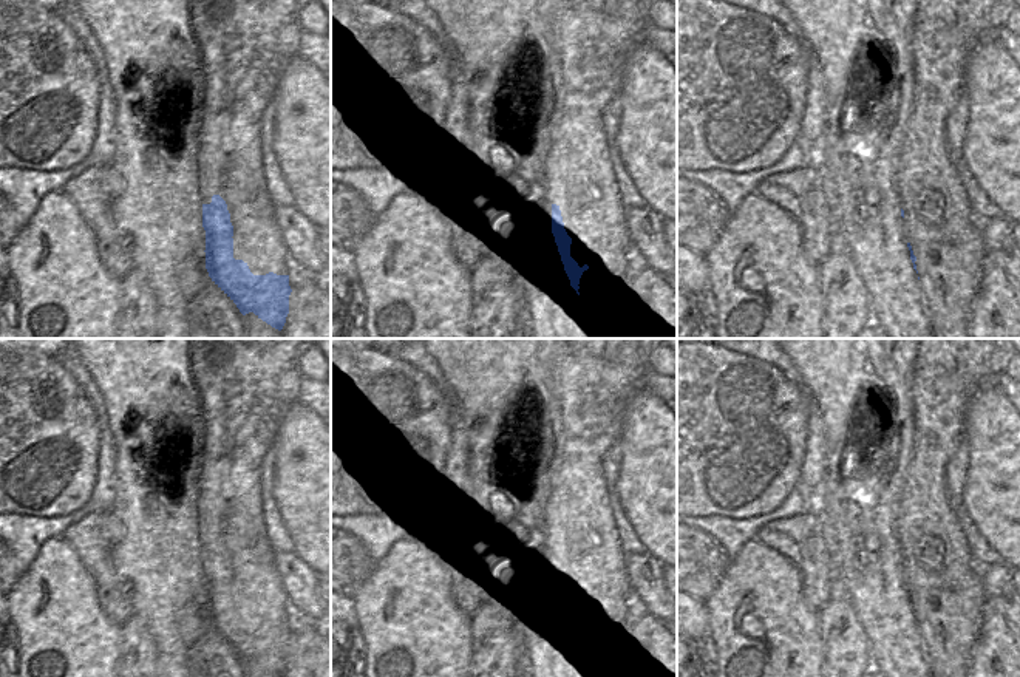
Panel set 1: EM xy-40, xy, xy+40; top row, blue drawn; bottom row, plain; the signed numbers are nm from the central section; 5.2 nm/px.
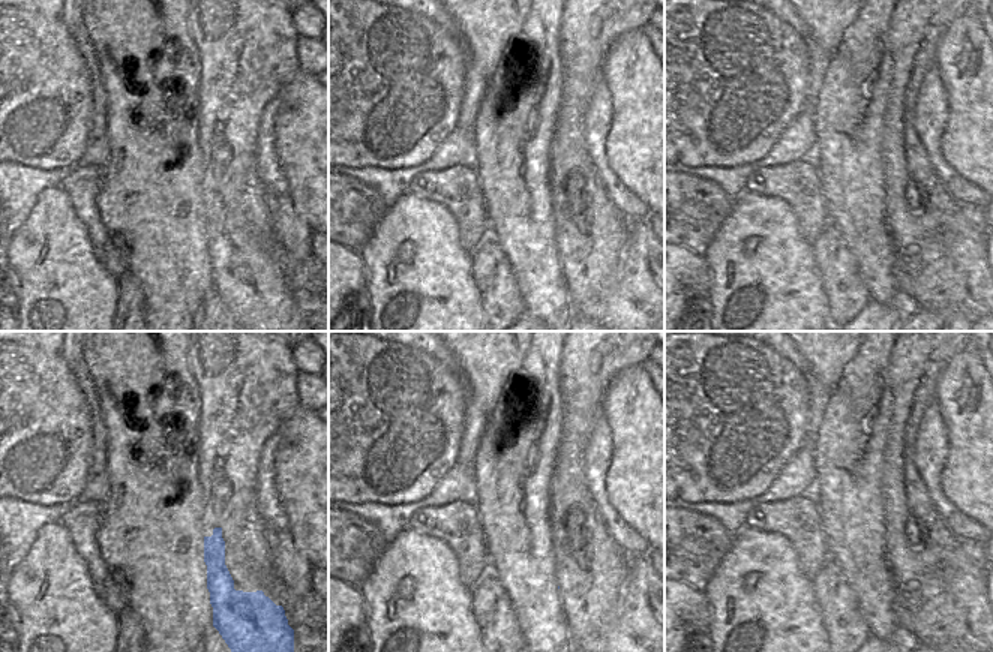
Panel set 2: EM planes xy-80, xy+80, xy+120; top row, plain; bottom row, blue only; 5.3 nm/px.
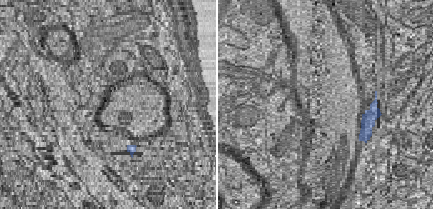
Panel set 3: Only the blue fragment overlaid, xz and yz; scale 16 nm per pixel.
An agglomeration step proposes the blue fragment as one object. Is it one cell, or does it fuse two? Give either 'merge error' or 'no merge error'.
no merge error

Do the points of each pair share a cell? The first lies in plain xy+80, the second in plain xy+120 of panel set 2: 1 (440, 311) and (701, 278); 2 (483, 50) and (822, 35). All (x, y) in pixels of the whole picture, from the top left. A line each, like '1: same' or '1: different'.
1: different
2: same

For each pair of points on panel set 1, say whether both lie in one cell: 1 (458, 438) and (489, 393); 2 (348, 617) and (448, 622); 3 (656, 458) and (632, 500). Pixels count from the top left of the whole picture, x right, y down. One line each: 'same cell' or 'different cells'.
1: different cells
2: different cells
3: same cell

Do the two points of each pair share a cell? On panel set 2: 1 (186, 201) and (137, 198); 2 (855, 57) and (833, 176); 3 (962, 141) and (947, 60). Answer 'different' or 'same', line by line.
1: same
2: same
3: same

